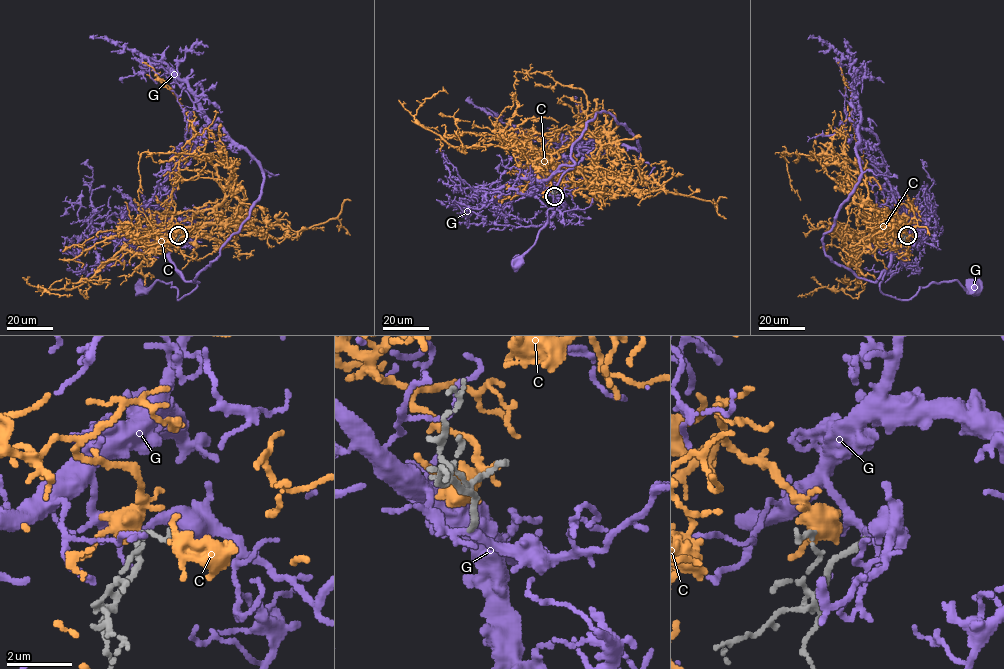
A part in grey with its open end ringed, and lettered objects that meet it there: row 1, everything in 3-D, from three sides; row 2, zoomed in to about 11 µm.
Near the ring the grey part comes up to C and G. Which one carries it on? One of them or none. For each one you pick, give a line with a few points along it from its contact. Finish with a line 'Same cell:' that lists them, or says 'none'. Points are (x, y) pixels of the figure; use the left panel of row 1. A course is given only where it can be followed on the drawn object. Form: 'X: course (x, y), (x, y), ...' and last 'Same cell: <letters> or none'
G: course (178, 235), (166, 233), (164, 251), (184, 280), (197, 286), (178, 300), (171, 283), (156, 280), (142, 287)
Same cell: G

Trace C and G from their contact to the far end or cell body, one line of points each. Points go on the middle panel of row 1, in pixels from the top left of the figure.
C: (555, 193), (559, 172), (593, 171), (587, 95), (537, 71), (516, 72), (515, 89)
G: (554, 197), (540, 182), (573, 169), (562, 176), (547, 223), (518, 261)

